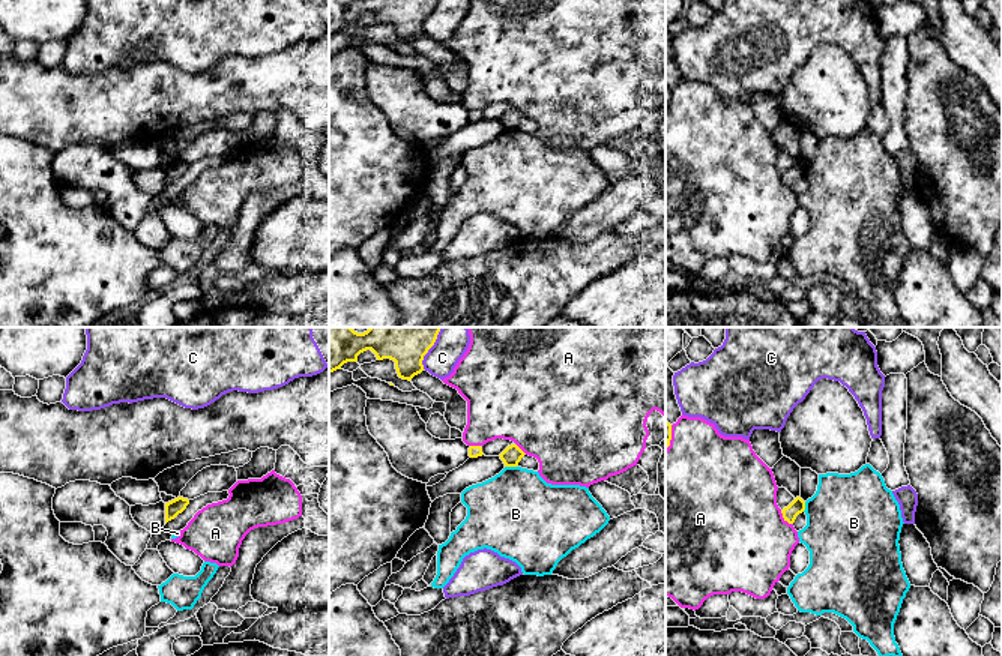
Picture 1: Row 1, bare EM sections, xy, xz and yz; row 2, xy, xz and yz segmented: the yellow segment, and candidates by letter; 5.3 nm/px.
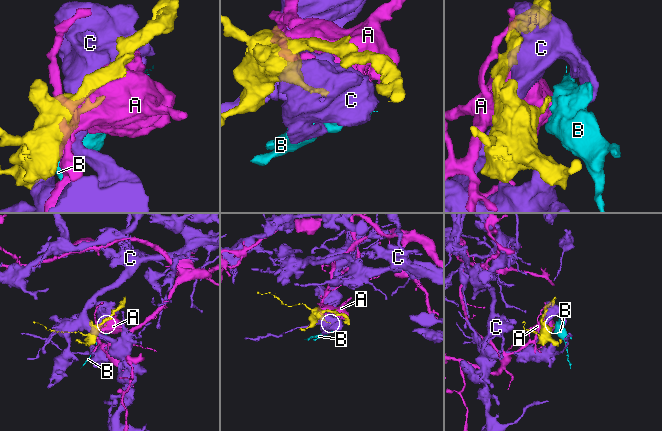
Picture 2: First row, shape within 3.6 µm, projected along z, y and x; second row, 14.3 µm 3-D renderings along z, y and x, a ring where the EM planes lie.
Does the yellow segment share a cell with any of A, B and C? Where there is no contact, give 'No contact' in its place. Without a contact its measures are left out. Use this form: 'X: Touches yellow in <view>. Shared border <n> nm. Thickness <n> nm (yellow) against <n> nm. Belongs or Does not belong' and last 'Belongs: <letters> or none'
A: Touches yellow in yz. Shared border 100 nm. Thickness 80 nm (yellow) against 480 nm. Does not belong
B: Touches yellow in xz. Shared border 60 nm. Thickness 100 nm (yellow) against 460 nm. Does not belong
C: Touches yellow in xz. Shared border 240 nm. Thickness 360 nm (yellow) against 180 nm. Does not belong
Belongs: none

